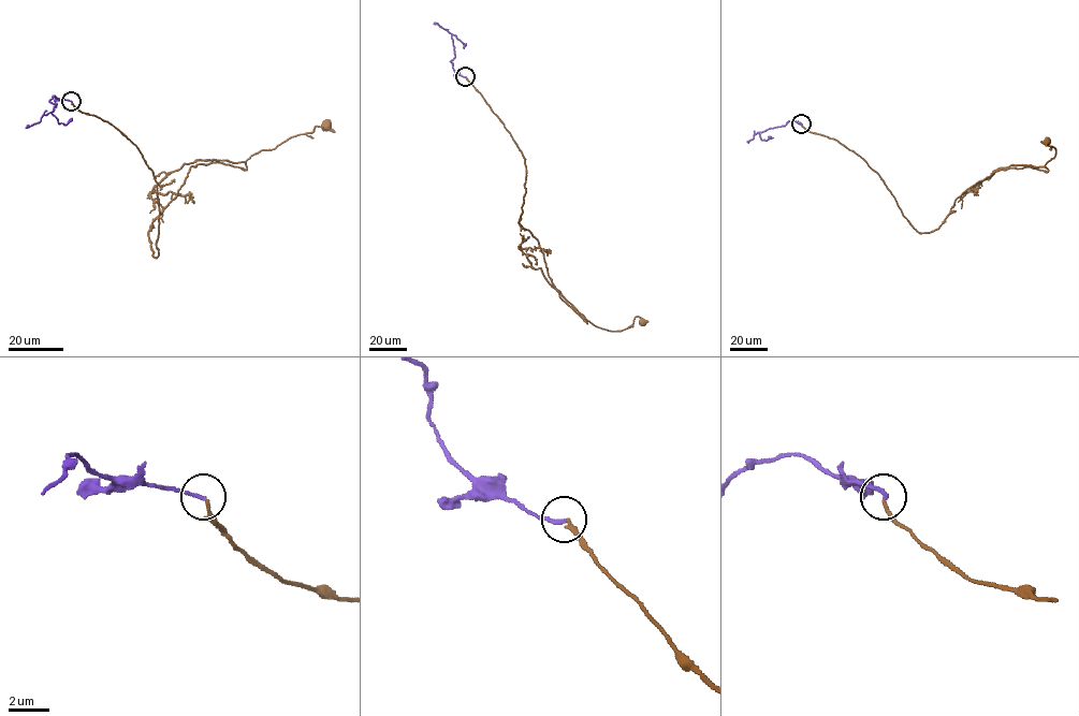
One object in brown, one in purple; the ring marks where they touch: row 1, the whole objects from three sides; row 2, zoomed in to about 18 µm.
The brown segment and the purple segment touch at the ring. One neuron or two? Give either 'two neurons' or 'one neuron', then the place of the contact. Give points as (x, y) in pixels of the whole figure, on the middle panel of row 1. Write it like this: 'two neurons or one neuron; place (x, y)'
one neuron; place (465, 76)

